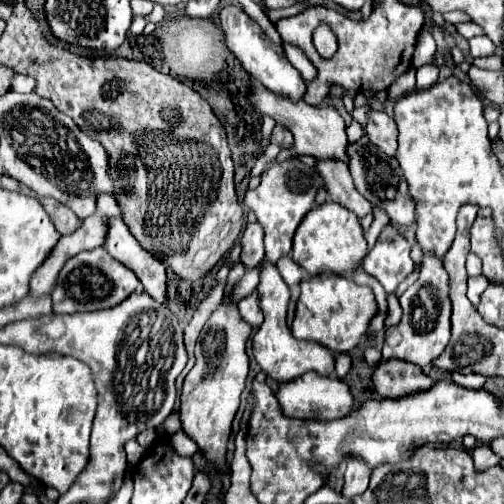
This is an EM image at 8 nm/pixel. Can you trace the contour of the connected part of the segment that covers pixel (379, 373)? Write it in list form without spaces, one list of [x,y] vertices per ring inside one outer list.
[[[380,360],[372,370],[372,384],[384,398],[406,396],[432,386],[432,378],[422,372],[420,366],[404,360]]]

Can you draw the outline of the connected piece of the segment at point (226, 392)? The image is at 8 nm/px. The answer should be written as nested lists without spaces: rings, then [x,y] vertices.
[[[258,268],[246,270],[244,278],[234,288],[234,300],[230,306],[218,306],[216,312],[210,316],[208,324],[202,328],[198,344],[196,344],[196,364],[184,378],[184,386],[180,392],[180,422],[182,432],[192,438],[202,456],[210,460],[214,470],[222,478],[222,490],[218,498],[224,498],[230,476],[226,466],[226,450],[228,450],[228,438],[232,432],[232,420],[240,406],[240,394],[244,390],[244,382],[248,376],[248,356],[246,356],[246,340],[252,332],[252,328],[240,320],[236,302],[248,294],[254,292],[258,284]]]

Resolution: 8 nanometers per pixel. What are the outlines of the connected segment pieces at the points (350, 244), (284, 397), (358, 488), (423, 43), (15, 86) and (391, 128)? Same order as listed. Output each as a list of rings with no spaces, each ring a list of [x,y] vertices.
[[[326,200],[324,204],[312,208],[302,218],[302,224],[294,234],[292,260],[312,276],[322,272],[346,274],[362,262],[364,254],[366,254],[366,240],[358,216],[332,200]]]
[[[308,372],[298,376],[298,380],[290,380],[290,384],[278,386],[278,404],[282,412],[290,418],[312,418],[312,420],[334,420],[346,416],[354,408],[354,398],[344,382],[331,376],[321,376],[316,372]]]
[[[350,458],[348,460],[348,468],[344,474],[344,488],[342,488],[342,496],[346,500],[354,500],[356,496],[360,496],[362,492],[366,492],[368,488],[368,478],[370,478],[370,470],[366,468],[364,462]]]
[[[425,26],[416,44],[416,49],[412,58],[412,66],[418,69],[425,64],[429,64],[436,51],[437,45],[431,34],[431,28]]]
[[[16,74],[14,80],[12,80],[12,90],[16,90],[16,92],[32,92],[34,90],[34,78]]]
[[[370,110],[368,112],[368,124],[364,126],[366,136],[372,144],[376,144],[382,152],[386,152],[388,156],[394,156],[396,152],[396,122],[382,110]]]

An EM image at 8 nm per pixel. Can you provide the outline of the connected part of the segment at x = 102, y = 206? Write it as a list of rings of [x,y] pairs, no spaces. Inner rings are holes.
[[[104,192],[98,194],[96,196],[96,210],[106,216],[120,216],[120,208],[118,208],[112,194],[104,194]]]

